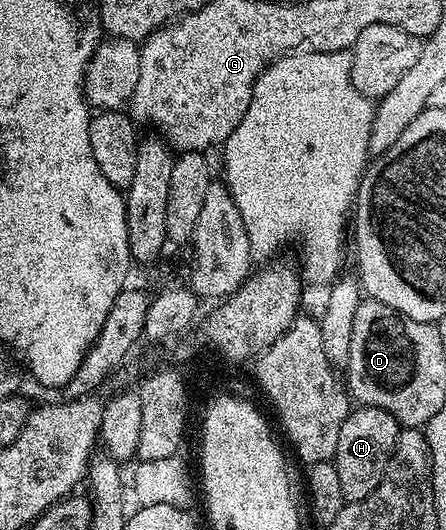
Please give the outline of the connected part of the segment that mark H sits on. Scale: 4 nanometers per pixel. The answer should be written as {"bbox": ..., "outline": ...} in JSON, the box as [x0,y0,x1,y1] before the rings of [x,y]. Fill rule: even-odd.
{"bbox":[334,405,401,503],"outline":[[[357,405],[349,409],[342,424],[342,432],[338,432],[338,448],[334,459],[345,503],[366,500],[366,496],[370,496],[370,492],[378,488],[388,461],[392,458],[401,429],[398,419],[382,408]]]}

